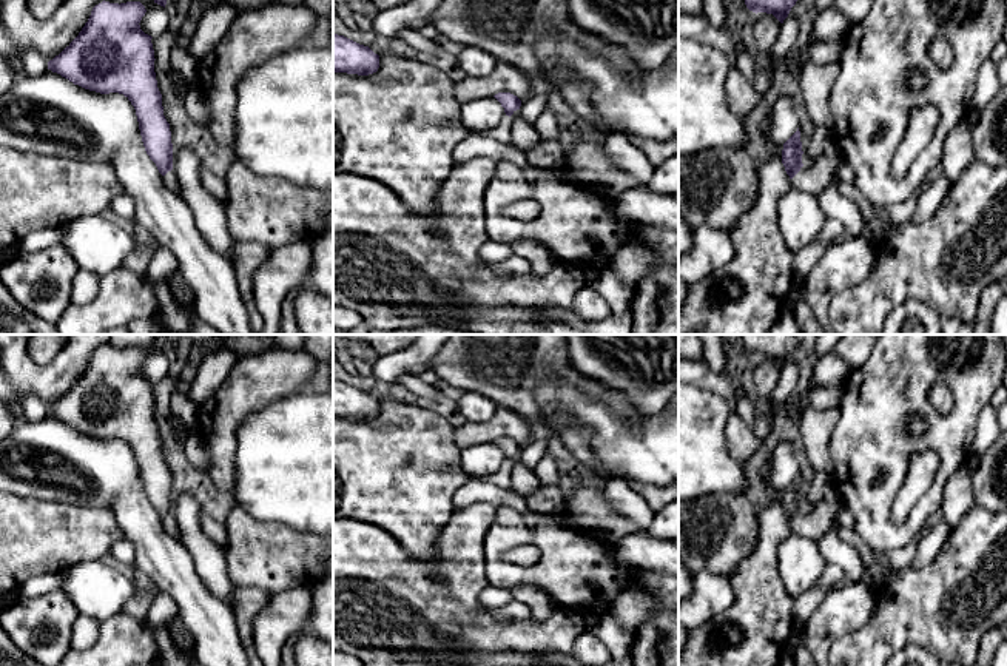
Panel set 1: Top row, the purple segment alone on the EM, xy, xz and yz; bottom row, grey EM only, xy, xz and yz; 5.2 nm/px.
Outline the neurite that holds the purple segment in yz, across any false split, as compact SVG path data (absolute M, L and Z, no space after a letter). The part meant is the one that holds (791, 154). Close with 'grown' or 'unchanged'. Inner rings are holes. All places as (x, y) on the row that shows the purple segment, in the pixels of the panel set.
M800 131L783 143L782 163L794 188L819 197L836 179L836 171L844 160L840 150L830 143L825 151L810 165L802 163Z; grown

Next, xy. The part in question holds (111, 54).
M140 2L96 5L79 35L52 60L48 69L60 74L74 85L100 94L123 94L136 109L139 130L147 154L163 176L167 188L180 193L180 185L173 171L173 143L170 123L163 116L162 94L154 72L154 49L151 35L140 29L147 9Z; grown

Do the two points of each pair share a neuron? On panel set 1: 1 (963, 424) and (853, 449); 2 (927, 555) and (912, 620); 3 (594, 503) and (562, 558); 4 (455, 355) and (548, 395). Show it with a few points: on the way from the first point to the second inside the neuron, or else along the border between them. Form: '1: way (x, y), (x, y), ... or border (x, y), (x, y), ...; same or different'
1: way (935, 438), (921, 444), (881, 444); same
2: border (946, 537), (946, 541), (927, 565), (910, 565); different
3: border (571, 521), (579, 529); different
4: border (566, 369), (551, 375), (534, 390), (545, 424); different

